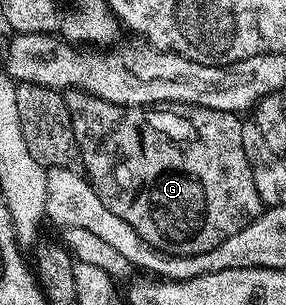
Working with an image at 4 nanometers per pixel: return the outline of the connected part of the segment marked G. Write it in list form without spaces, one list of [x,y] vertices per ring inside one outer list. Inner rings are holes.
[[[72,87],[66,93],[79,164],[84,164],[83,172],[98,199],[122,223],[130,223],[147,245],[173,255],[205,253],[230,239],[230,235],[238,235],[260,216],[262,202],[242,147],[242,121],[237,114],[195,103],[144,103],[123,109],[103,101],[100,95],[84,92],[88,91]]]

